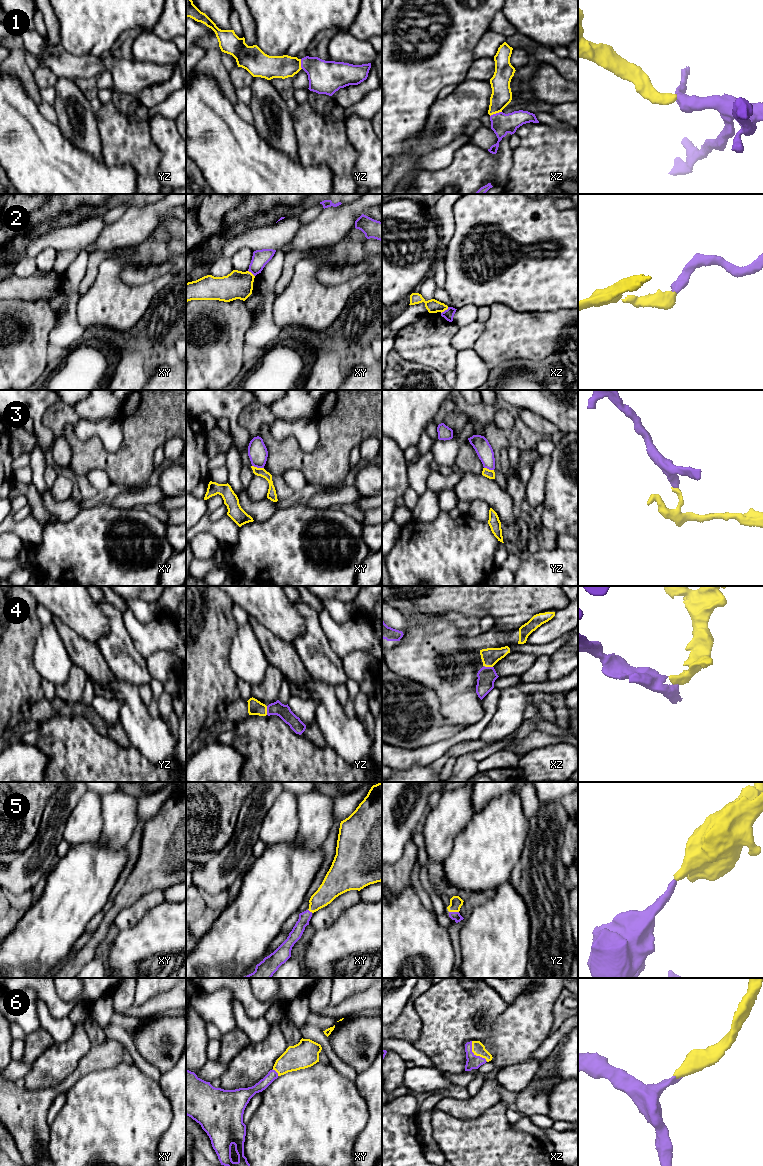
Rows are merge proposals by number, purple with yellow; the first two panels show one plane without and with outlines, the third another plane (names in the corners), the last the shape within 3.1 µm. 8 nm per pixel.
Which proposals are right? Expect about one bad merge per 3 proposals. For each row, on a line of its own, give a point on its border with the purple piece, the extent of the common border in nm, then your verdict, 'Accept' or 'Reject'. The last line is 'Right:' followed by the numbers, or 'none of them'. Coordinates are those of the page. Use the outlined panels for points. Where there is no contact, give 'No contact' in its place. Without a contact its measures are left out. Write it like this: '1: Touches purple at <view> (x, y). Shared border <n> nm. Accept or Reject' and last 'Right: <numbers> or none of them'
1: Touches purple at xz (495, 114). Shared border 100 nm. Accept
2: Touches purple at xz (445, 310). Shared border 80 nm. Reject
3: Touches purple at xy (258, 467). Shared border 100 nm. Reject
4: Touches purple at yz (267, 710). Shared border 70 nm. Accept
5: Touches purple at yz (454, 912). Shared border 80 nm. Accept
6: Touches purple at xz (475, 1055). Shared border 220 nm. Accept
Right: 1, 4, 5, 6

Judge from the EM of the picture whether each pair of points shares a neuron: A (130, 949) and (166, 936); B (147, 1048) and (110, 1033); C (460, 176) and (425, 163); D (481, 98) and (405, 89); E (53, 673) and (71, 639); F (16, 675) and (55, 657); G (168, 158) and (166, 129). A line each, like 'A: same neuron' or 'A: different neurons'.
A: same neuron
B: different neurons
C: different neurons
D: different neurons
E: different neurons
F: different neurons
G: same neuron

